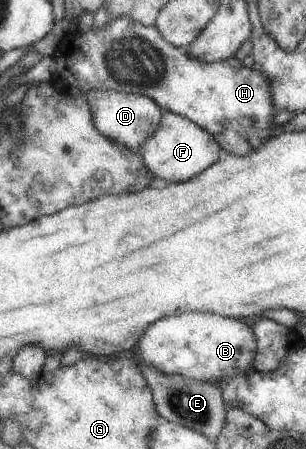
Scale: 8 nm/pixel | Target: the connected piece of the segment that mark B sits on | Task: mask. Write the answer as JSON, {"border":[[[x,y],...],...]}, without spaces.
{"border":[[[204,312],[166,316],[149,326],[132,349],[140,365],[150,365],[167,375],[215,383],[245,375],[254,362],[257,344],[253,330],[242,320]]]}

